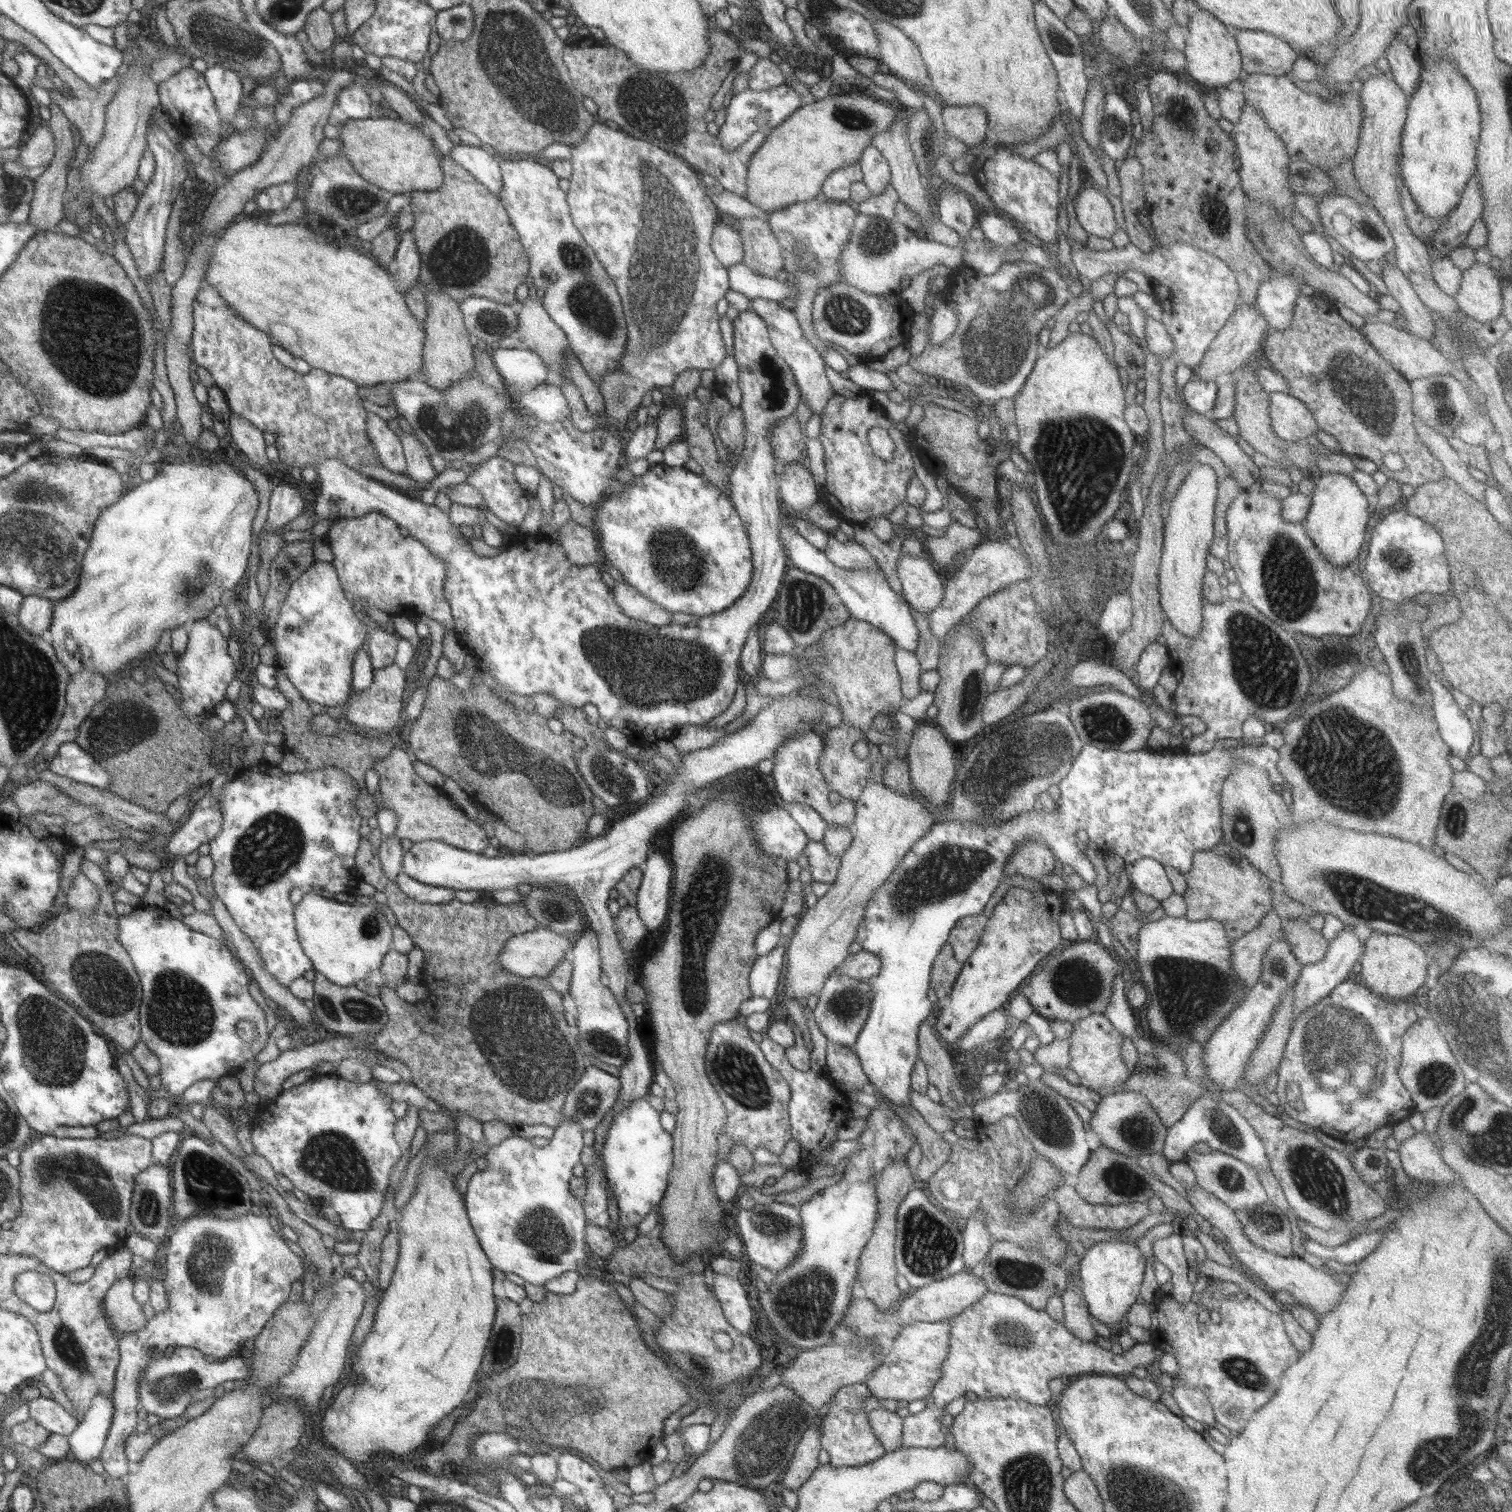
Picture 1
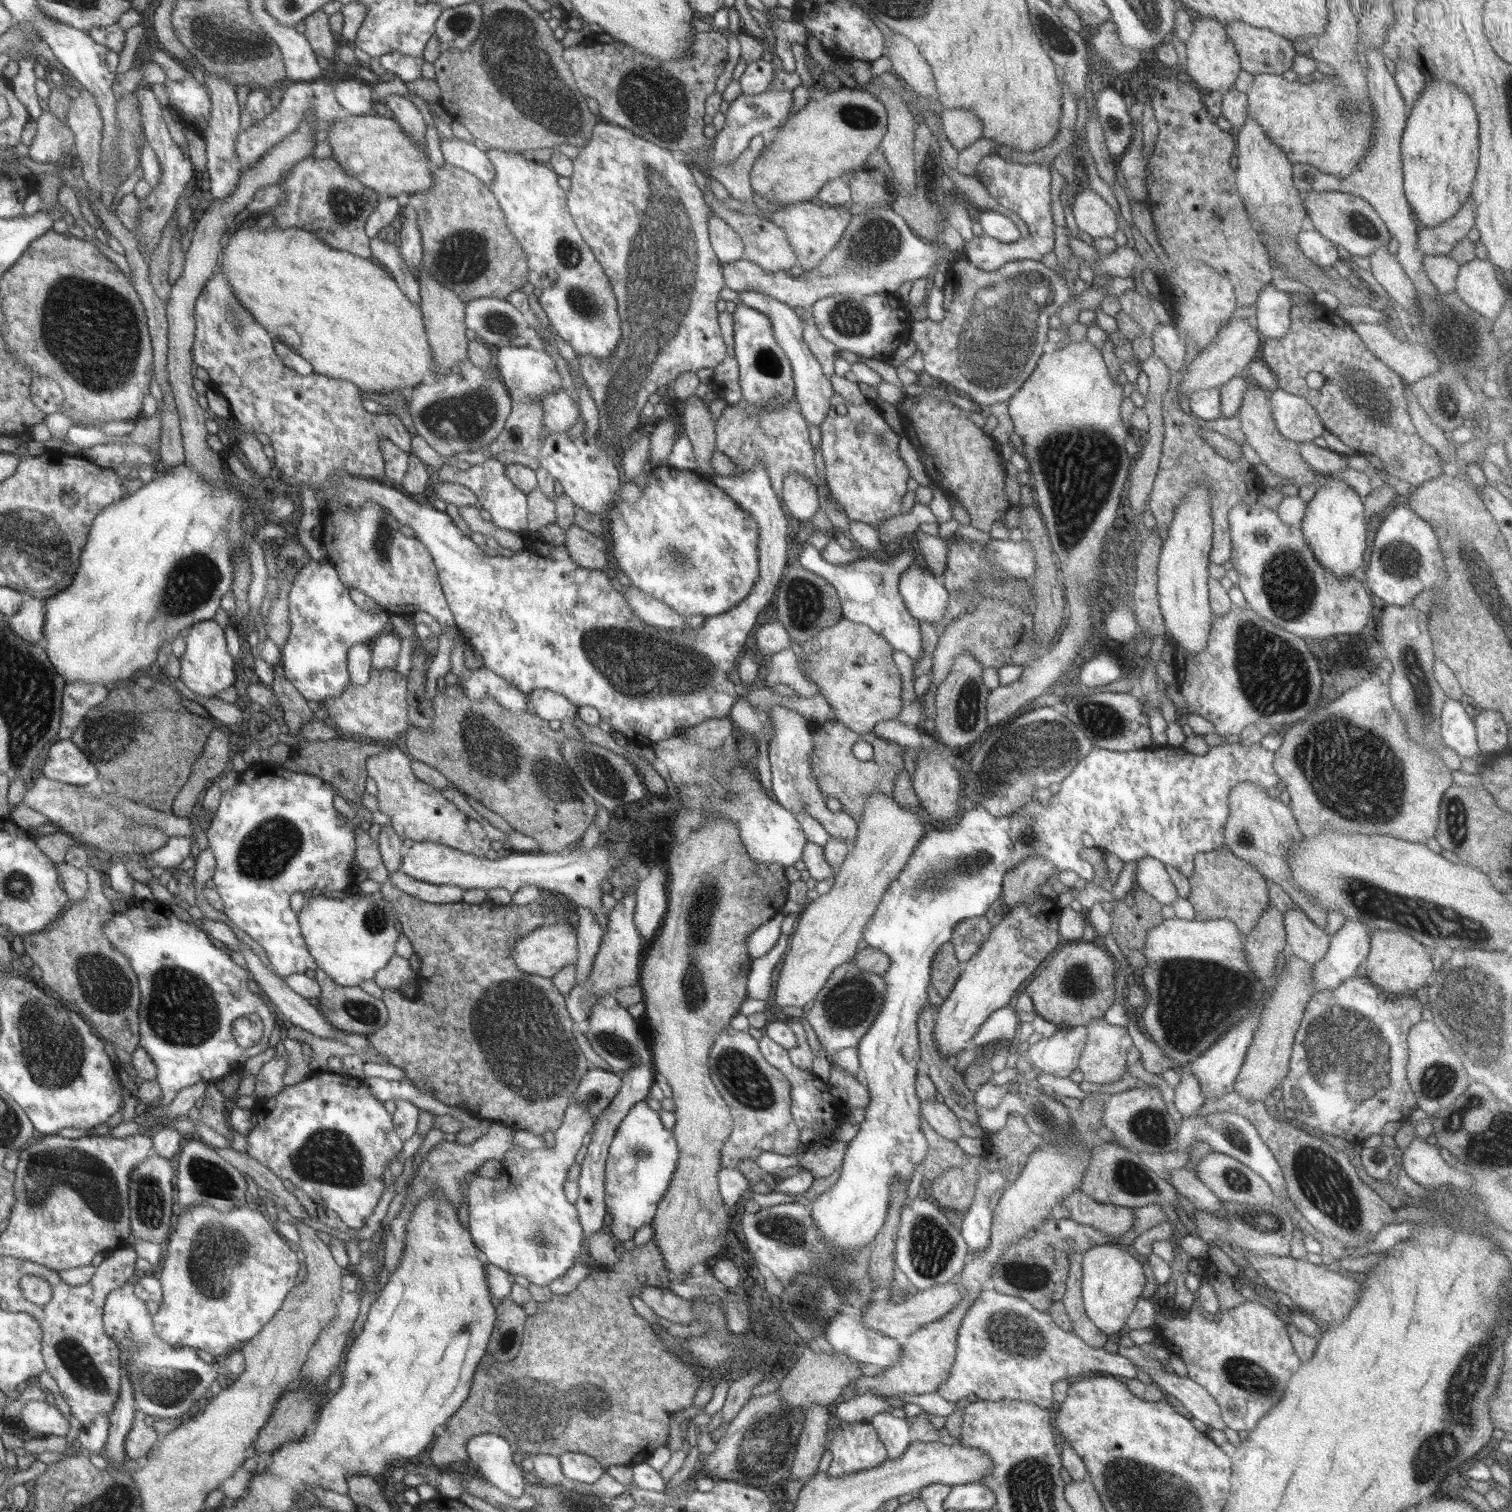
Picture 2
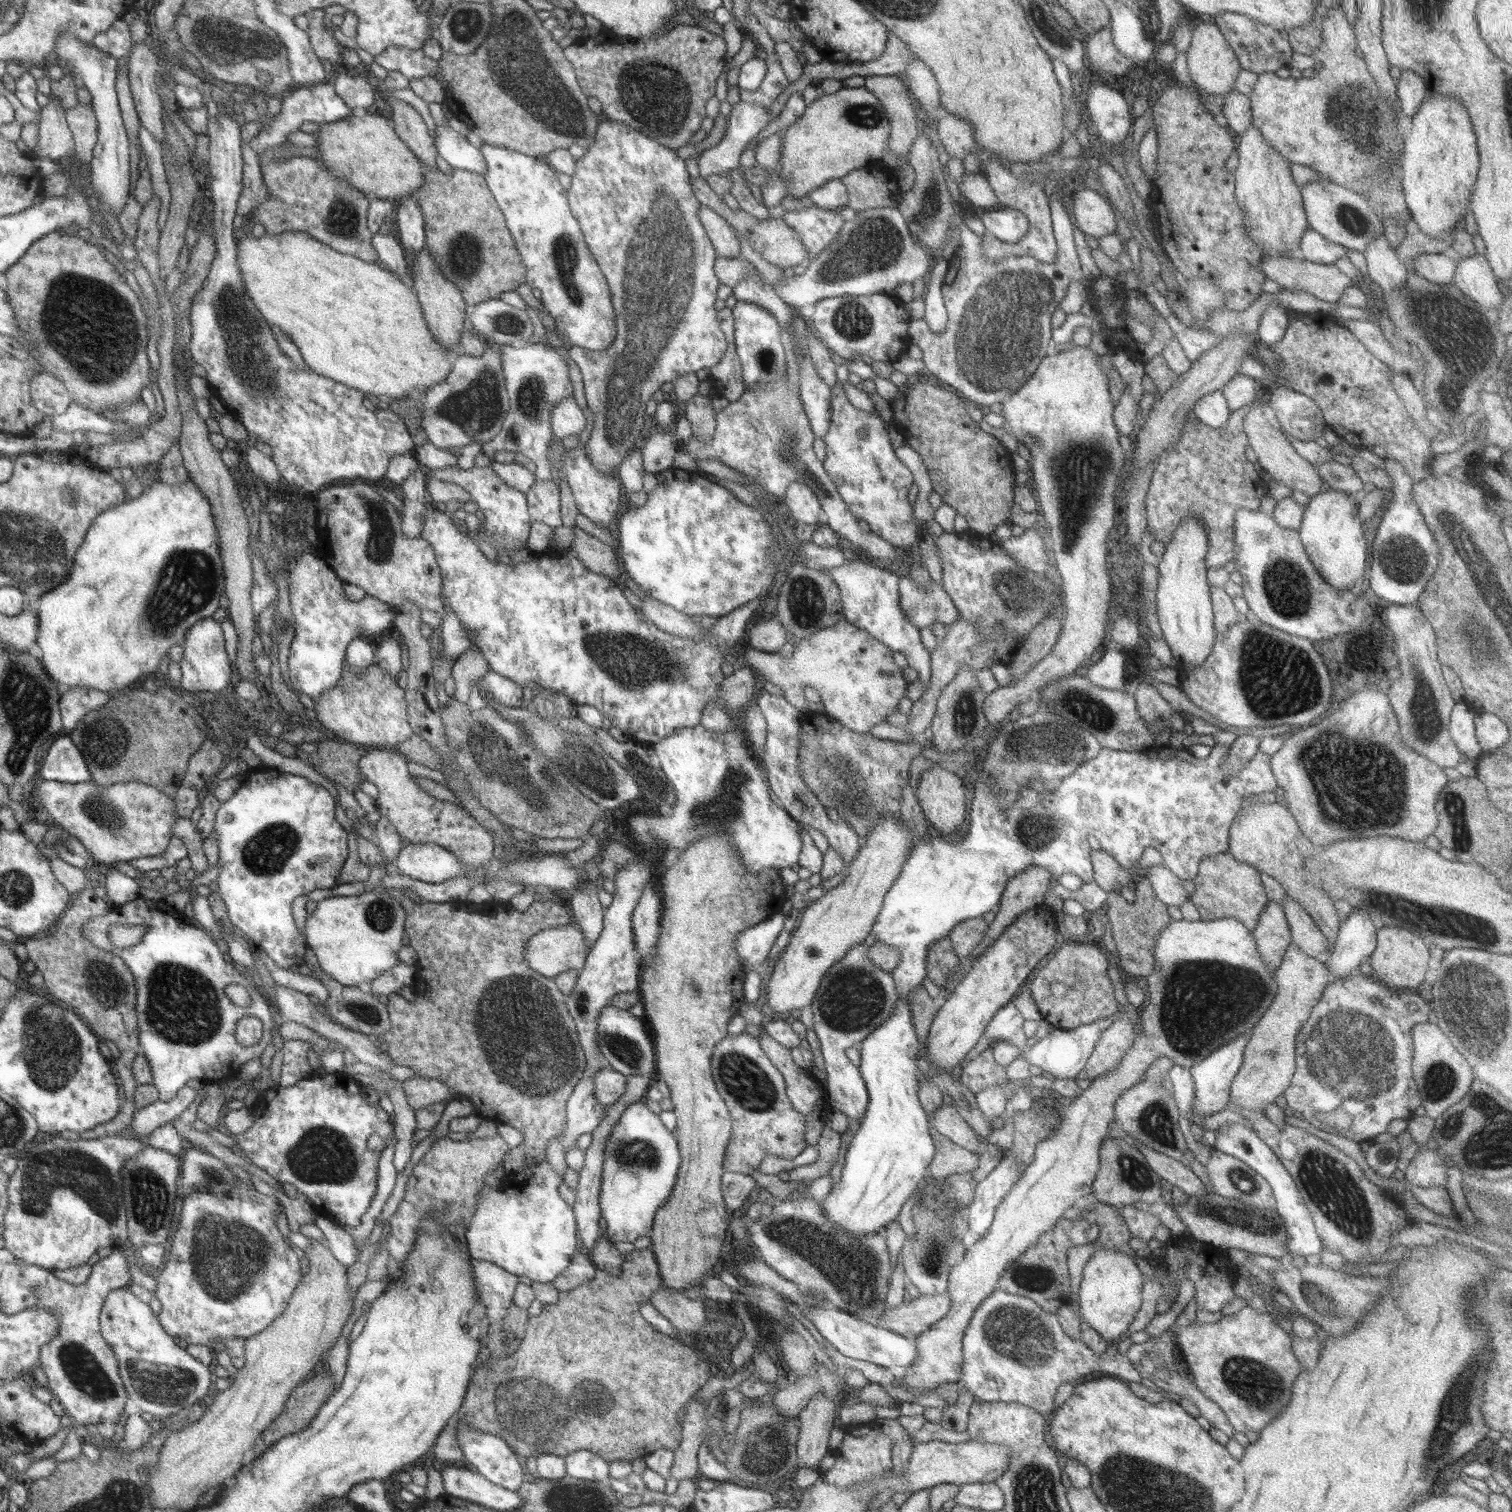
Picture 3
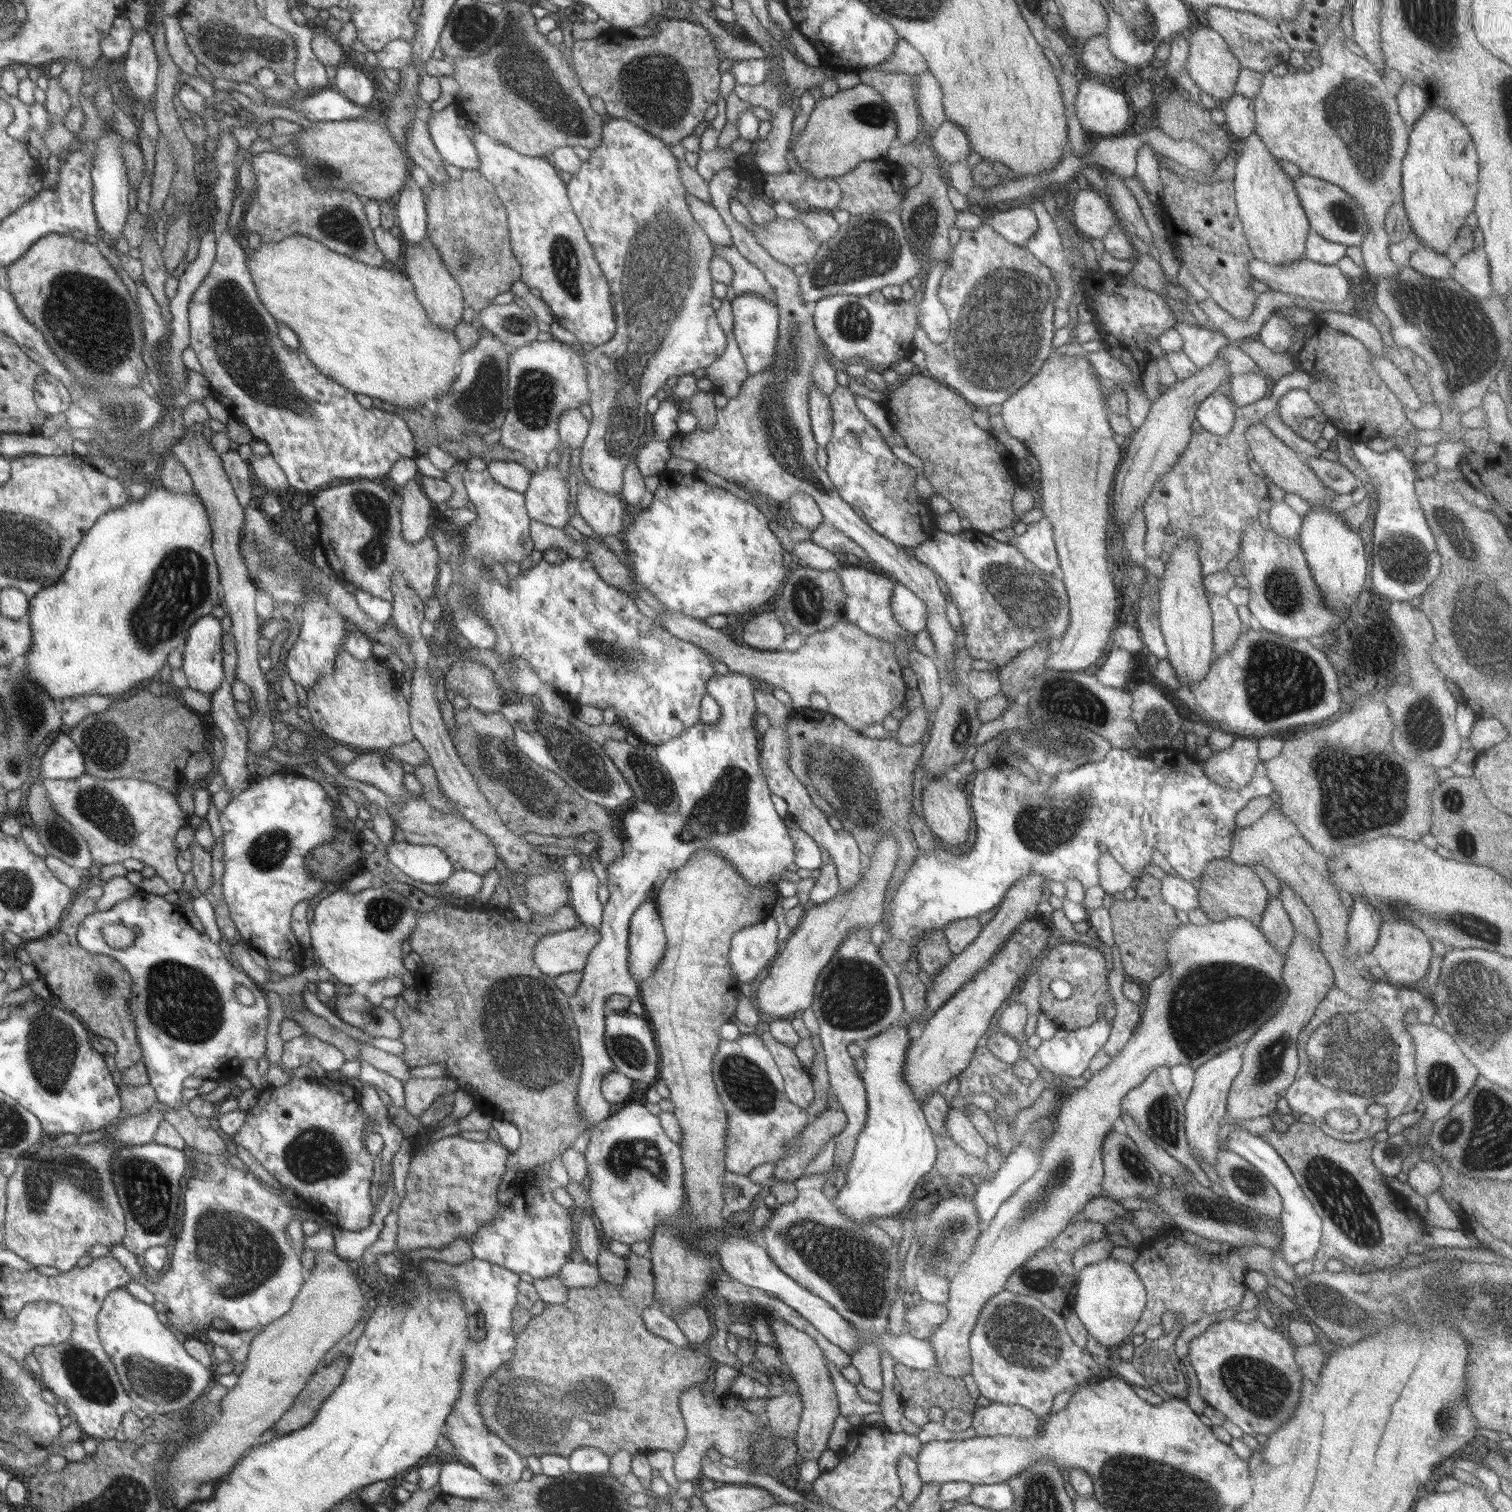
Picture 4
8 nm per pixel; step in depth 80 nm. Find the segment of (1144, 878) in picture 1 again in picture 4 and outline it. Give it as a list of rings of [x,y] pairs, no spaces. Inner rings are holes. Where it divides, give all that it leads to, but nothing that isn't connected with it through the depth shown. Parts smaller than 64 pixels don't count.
[[[1166,874],[1160,880],[1160,887],[1163,899],[1175,910],[1188,913],[1199,907],[1198,889],[1191,882]]]

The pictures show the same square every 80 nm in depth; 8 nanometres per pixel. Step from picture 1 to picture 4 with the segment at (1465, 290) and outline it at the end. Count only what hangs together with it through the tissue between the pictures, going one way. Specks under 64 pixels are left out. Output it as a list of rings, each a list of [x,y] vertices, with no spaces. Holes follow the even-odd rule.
[[[1477,246],[1462,254],[1454,262],[1454,280],[1459,282],[1470,294],[1479,299],[1493,296],[1489,260],[1483,247]]]

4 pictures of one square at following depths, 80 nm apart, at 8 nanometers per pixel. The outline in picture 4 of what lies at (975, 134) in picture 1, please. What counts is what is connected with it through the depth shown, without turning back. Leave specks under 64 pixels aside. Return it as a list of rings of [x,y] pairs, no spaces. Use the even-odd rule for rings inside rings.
[[[948,120],[936,129],[930,142],[935,150],[935,157],[944,166],[965,162],[972,151],[964,131]]]

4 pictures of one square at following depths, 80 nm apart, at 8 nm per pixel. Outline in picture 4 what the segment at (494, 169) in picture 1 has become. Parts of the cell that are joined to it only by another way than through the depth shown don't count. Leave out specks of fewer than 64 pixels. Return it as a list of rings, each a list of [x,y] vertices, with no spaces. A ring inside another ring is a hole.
[[[454,104],[446,106],[440,112],[433,111],[425,119],[428,120],[428,129],[431,130],[432,140],[436,148],[448,164],[458,166],[462,171],[474,170],[479,167],[479,153],[475,143],[470,141],[465,130],[458,124],[458,114]]]

